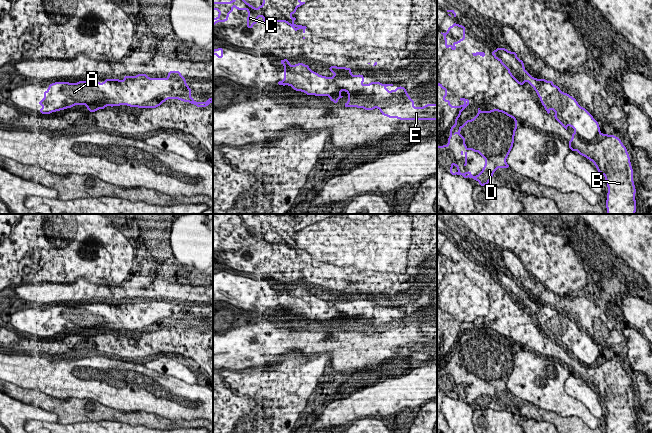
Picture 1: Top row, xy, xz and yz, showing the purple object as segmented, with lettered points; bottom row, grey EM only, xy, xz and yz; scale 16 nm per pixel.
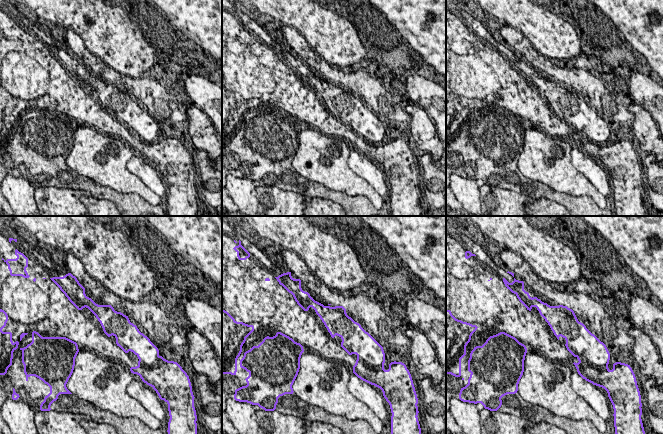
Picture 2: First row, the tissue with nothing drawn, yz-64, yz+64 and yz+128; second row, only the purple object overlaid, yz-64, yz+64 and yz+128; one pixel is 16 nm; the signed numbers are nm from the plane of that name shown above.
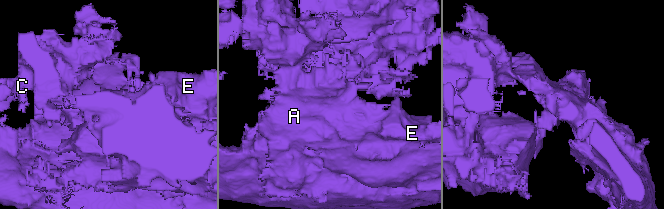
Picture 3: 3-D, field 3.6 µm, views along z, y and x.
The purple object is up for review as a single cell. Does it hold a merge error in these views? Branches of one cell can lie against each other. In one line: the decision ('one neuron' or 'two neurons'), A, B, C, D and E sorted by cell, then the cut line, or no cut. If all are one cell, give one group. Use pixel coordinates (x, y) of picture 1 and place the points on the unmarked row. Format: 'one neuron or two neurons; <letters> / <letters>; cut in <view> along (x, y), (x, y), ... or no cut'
one neuron; A B C D E; no cut

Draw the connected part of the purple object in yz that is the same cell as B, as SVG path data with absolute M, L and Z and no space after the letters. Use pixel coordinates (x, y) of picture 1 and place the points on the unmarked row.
M497 272L491 278L508 293L510 300L519 309L524 309L524 306L527 305L535 313L548 338L552 332L555 336L554 342L566 354L568 349L575 354L572 358L572 363L568 366L569 372L574 376L577 374L580 379L591 384L597 391L598 396L605 400L609 414L606 425L607 433L636 433L634 420L636 413L633 406L634 394L631 391L630 381L626 371L622 368L620 362L614 359L602 358L598 346L592 339L585 332L581 331L575 322L567 317L563 317L559 313L559 310L553 308L553 305L533 302L525 295L524 286L517 282L515 276L510 276L506 272Z

